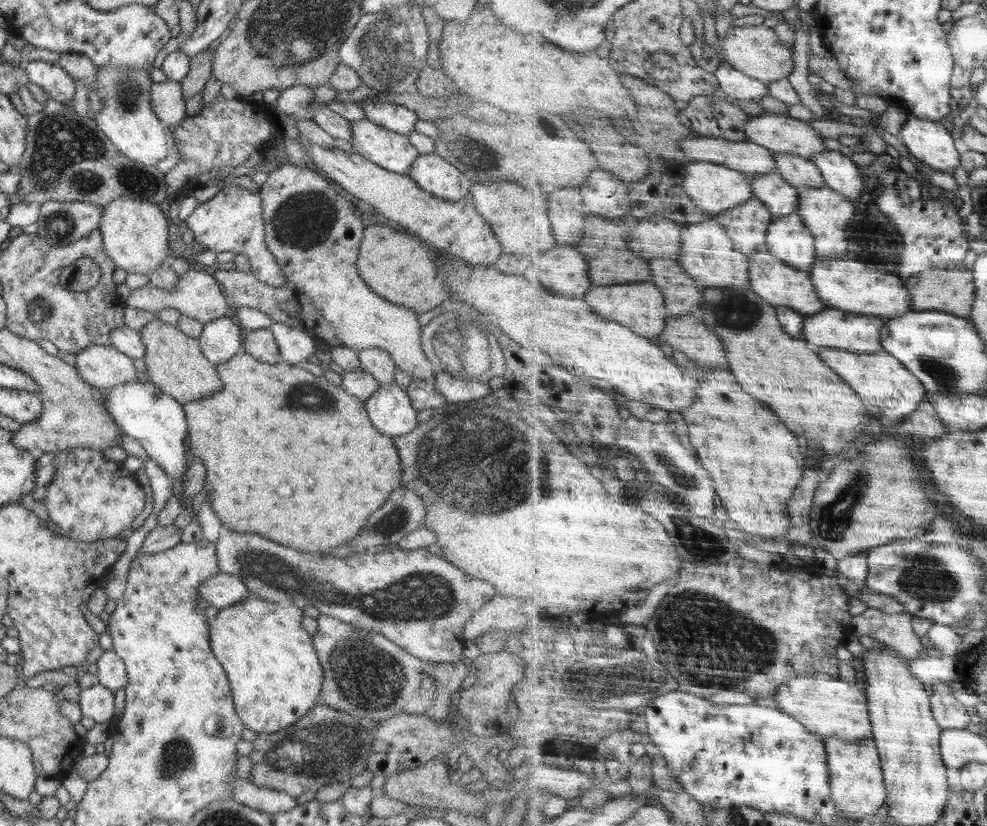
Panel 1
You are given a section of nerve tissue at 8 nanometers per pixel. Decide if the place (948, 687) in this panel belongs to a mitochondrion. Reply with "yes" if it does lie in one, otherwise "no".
no

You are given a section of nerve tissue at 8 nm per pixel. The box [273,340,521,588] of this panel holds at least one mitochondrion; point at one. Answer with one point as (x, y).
(298, 397)

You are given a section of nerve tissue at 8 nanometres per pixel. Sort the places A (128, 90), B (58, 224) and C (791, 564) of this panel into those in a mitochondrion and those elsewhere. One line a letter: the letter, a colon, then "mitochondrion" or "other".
A: mitochondrion
B: mitochondrion
C: other

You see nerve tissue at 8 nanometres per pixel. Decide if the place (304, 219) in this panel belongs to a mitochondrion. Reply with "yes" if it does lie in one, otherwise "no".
yes

